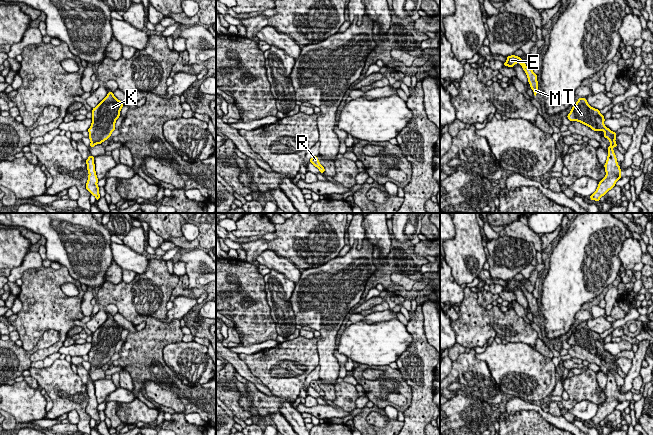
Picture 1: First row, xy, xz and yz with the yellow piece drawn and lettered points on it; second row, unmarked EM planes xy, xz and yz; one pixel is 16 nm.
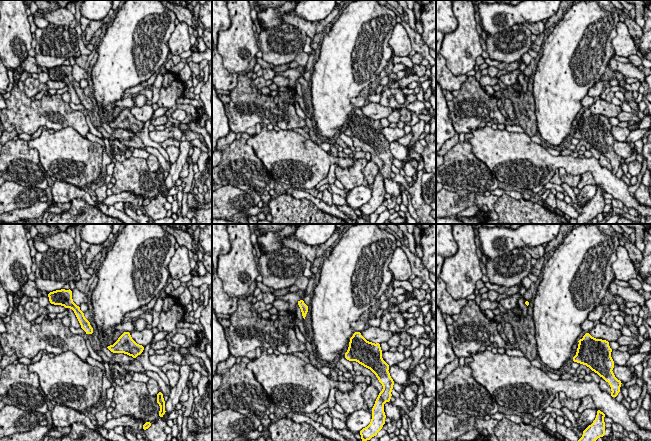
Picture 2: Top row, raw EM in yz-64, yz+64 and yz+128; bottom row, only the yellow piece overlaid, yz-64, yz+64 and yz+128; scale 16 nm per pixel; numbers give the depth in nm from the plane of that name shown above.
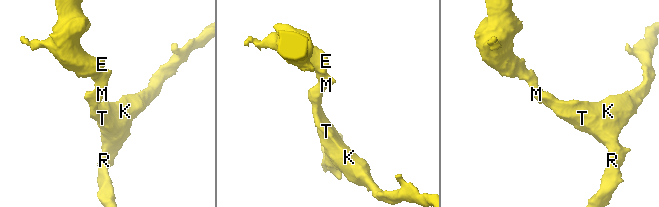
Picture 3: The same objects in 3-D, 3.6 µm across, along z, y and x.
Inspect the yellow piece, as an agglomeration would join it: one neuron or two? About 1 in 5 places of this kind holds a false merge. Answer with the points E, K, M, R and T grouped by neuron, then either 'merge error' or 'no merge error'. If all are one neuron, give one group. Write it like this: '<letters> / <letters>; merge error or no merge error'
E K M R T; no merge error

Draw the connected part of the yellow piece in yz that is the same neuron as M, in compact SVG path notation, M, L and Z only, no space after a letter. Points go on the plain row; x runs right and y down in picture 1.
M511 279L507 281L507 285L504 286L504 290L508 291L514 291L516 287L520 287L523 294L525 295L528 306L530 308L531 313L534 316L534 319L536 320L538 316L538 305L537 305L537 299L533 296L532 293L528 292L525 288L525 286L522 285L521 281L517 281L515 279Z

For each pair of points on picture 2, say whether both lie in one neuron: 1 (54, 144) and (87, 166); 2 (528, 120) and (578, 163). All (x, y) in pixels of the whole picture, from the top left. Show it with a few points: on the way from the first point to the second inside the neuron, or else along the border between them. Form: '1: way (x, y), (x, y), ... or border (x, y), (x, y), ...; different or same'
1: way (62, 152), (66, 156), (80, 161); same
2: border (525, 132), (530, 138); different

